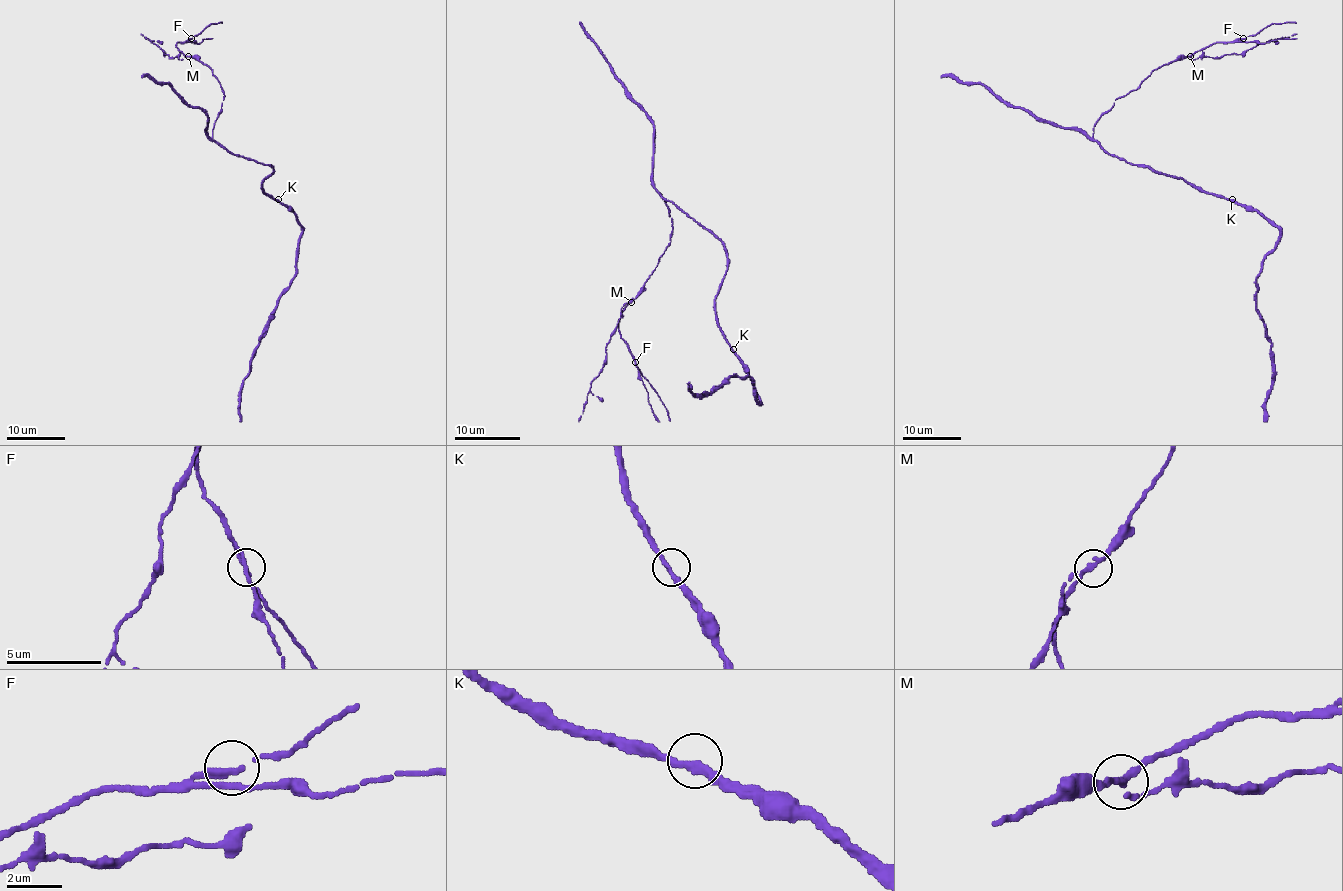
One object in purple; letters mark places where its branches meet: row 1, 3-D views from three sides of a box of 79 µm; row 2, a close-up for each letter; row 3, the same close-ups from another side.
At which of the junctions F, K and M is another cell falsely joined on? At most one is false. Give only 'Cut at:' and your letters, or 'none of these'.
Cut at: M

